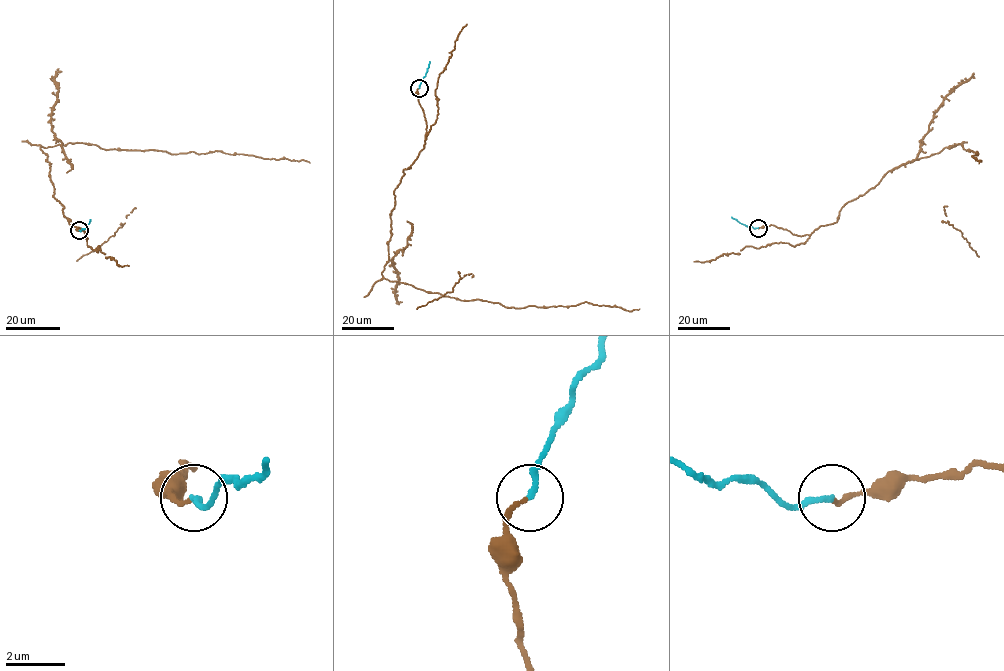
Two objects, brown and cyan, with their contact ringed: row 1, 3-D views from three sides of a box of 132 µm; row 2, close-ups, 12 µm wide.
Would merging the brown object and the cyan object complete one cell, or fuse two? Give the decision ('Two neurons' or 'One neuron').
One neuron

